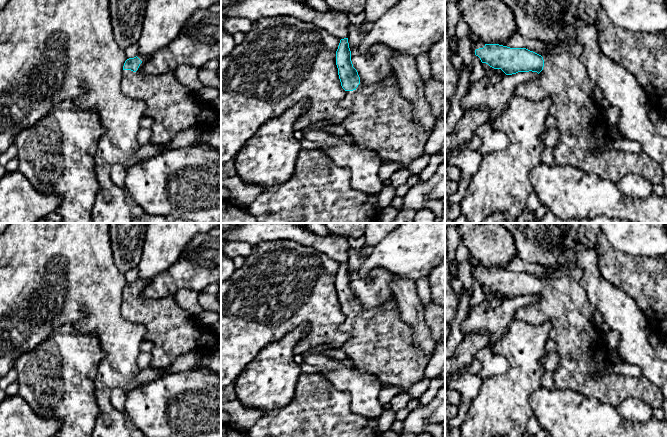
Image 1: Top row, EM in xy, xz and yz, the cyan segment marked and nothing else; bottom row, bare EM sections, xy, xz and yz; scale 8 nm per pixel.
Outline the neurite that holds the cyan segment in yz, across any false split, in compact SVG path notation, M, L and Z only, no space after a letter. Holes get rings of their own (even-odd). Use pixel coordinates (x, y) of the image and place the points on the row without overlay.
M570 267L565 275L554 279L539 279L526 272L510 272L499 268L472 269L473 277L482 287L494 293L501 293L506 299L518 296L537 296L538 299L527 306L518 308L513 319L531 325L549 322L552 326L550 339L557 344L559 365L553 372L555 386L559 390L574 390L585 398L596 399L603 404L613 407L619 406L627 398L635 398L649 405L653 410L662 408L663 396L660 389L646 378L635 378L617 374L596 374L606 370L609 362L610 350L605 336L593 324L591 316L596 310L586 297L580 282L583 270Z

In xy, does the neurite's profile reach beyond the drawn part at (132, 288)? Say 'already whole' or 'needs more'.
needs more

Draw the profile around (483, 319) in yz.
M518 296L505 299L499 306L490 307L485 301L471 308L469 317L462 325L463 335L488 334L490 338L504 337L508 324L518 308L534 303L537 296Z

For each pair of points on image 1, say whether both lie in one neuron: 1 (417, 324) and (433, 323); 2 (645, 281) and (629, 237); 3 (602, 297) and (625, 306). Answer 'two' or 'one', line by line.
1: two
2: two
3: one

